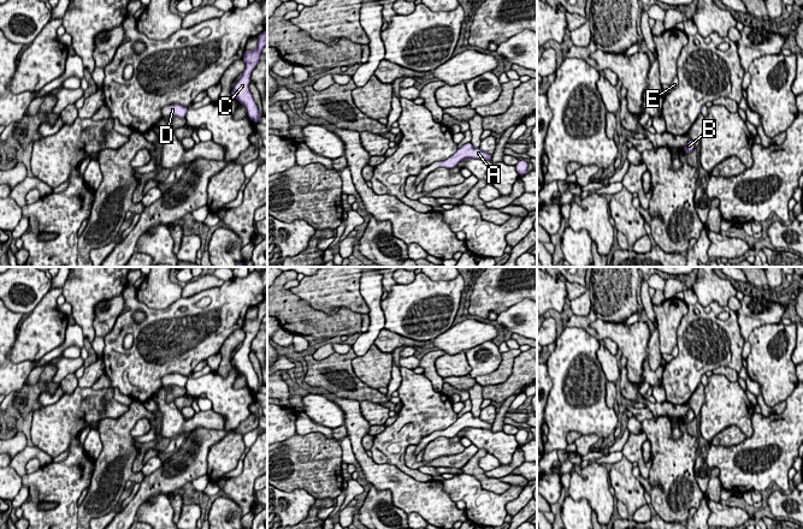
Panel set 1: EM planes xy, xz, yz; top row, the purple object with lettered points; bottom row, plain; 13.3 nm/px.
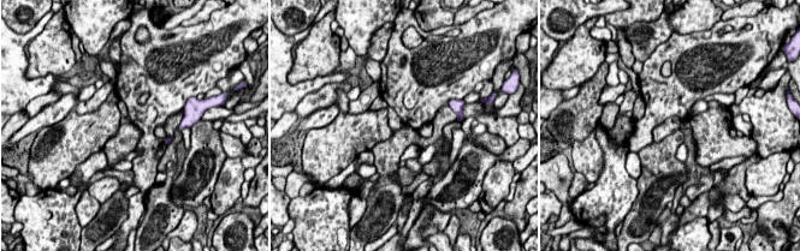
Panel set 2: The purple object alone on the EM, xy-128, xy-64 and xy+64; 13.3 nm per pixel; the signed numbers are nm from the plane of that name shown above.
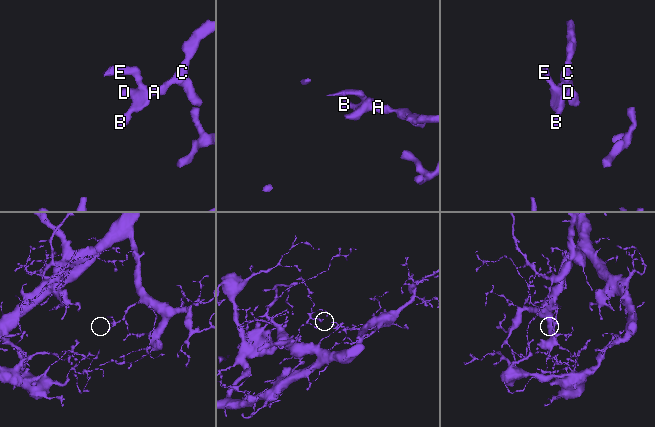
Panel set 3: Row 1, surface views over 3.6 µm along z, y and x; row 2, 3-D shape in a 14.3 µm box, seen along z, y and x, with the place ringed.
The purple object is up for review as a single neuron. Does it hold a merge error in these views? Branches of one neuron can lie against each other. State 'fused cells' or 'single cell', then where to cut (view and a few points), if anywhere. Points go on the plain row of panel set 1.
single cell; cut none

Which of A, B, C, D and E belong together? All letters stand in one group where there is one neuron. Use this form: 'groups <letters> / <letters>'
groups A B C D E

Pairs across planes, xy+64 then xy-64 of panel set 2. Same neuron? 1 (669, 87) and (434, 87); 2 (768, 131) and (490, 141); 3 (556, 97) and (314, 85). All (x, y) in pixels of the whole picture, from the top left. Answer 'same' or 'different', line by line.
1: same
2: different
3: same

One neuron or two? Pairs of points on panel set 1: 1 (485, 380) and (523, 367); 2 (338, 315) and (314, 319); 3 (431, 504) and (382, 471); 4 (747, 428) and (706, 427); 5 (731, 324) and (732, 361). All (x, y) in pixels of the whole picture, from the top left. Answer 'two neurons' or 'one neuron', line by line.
1: two neurons
2: one neuron
3: one neuron
4: one neuron
5: one neuron

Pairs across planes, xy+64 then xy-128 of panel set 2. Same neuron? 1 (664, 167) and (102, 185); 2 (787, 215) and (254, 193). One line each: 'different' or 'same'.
1: different
2: same

